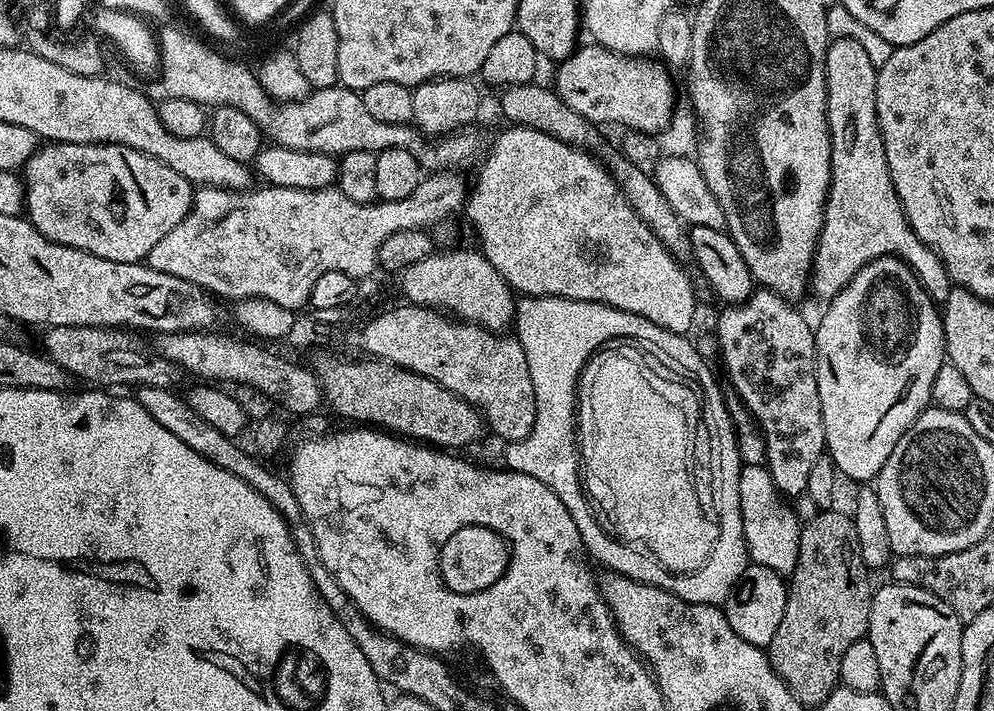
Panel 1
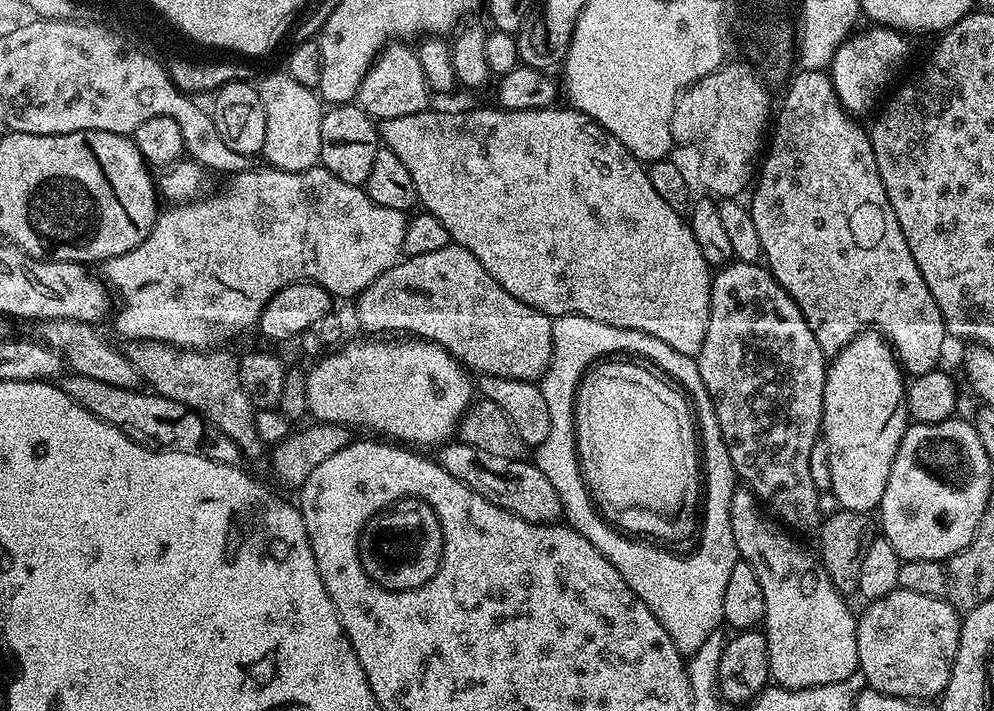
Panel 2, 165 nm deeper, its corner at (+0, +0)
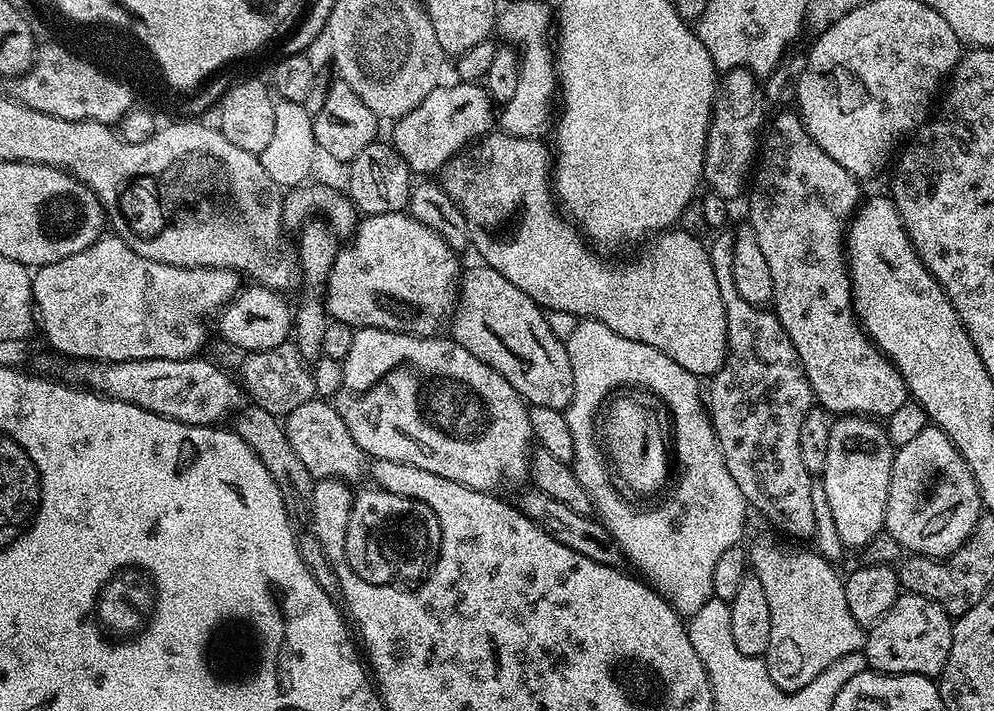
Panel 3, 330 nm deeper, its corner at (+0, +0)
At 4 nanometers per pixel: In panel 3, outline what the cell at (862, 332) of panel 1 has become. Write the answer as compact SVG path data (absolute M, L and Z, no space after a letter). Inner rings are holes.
M841 416L832 420L822 483L838 538L845 549L863 550L877 534L885 531L893 455L894 449L888 442L883 423L867 416Z

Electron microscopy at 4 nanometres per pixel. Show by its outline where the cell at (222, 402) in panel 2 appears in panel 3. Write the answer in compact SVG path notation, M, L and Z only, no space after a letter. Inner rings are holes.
M255 406L245 407L237 412L234 423L236 423L234 430L240 435L242 442L246 442L246 446L250 446L250 450L254 450L254 454L258 454L258 458L264 463L266 470L270 470L270 478L274 478L274 482L278 482L278 490L284 495L286 514L302 562L314 574L315 581L318 582L318 586L322 586L327 596L335 600L339 599L340 583L337 574L333 570L332 563L326 558L326 554L322 550L322 542L318 542L318 534L314 534L312 525L314 477L306 470L302 458L298 458L298 454L294 454L294 446L290 446L290 442L286 438L283 423L266 410Z

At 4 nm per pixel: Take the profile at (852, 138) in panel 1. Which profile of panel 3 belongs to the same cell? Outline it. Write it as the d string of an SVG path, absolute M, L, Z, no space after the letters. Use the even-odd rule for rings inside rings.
M780 112L770 124L771 120L754 168L756 181L751 181L747 193L746 220L752 225L758 247L770 265L771 303L776 317L782 322L790 342L794 342L794 350L798 350L798 358L806 370L806 378L819 407L837 417L886 418L894 414L898 406L909 403L910 397L902 374L873 344L852 307L852 281L848 279L846 263L846 229L862 200L861 181L852 176L846 166L838 166L838 162L834 162L834 158L830 158L814 138L810 138L799 112Z

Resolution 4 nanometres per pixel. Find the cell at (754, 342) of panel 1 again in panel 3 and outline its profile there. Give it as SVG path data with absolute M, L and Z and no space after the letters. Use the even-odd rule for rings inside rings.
M726 234L718 237L710 244L708 257L714 266L714 278L718 278L722 306L726 312L728 358L724 361L724 367L719 368L707 381L706 411L716 432L722 458L726 458L726 470L730 470L730 478L734 478L738 490L742 490L749 505L755 511L757 508L778 531L793 536L796 542L811 541L816 535L812 501L814 476L806 470L806 466L802 466L802 453L798 447L802 418L806 418L814 406L806 370L798 358L798 350L794 350L794 342L790 342L775 311L746 302L746 298L738 294L732 281L732 236Z

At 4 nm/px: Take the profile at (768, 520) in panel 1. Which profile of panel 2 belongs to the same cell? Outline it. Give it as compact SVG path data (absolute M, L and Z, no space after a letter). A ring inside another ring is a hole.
M738 486L730 498L730 530L734 530L736 555L751 566L763 592L764 618L771 679L789 691L849 680L859 671L855 613L837 591L824 567L793 538L765 509L749 488Z

